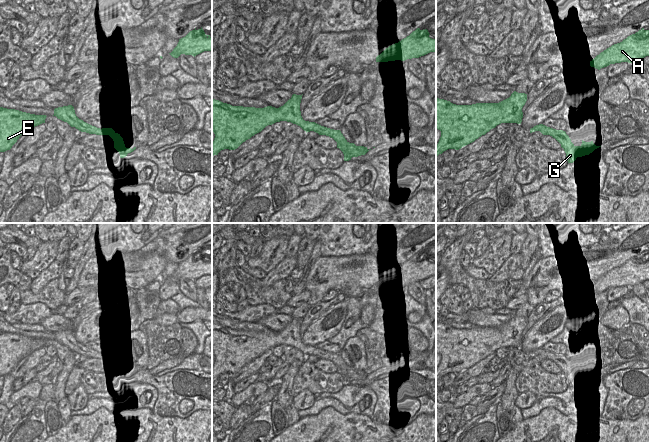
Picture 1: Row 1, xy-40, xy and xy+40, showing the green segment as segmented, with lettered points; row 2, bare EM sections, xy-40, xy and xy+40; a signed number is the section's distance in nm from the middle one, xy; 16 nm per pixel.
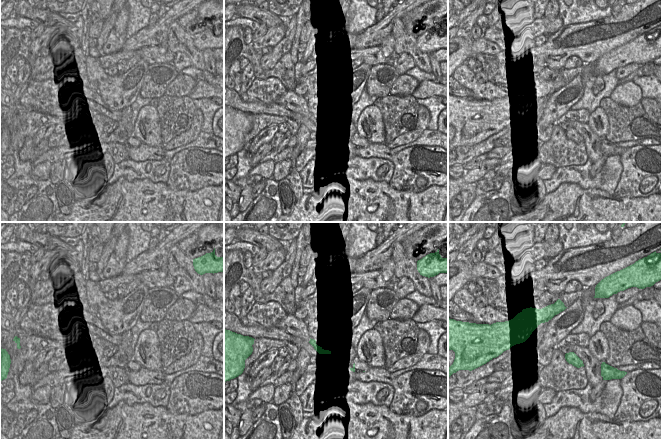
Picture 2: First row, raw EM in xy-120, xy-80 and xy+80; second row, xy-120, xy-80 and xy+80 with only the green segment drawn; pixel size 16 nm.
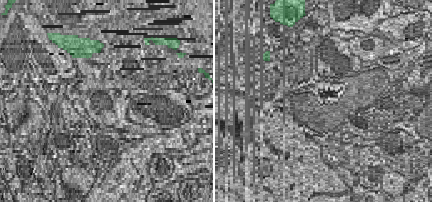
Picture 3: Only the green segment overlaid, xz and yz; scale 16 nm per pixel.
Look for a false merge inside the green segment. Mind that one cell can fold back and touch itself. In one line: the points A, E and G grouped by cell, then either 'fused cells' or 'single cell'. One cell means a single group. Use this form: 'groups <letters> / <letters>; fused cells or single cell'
groups A E / G; fused cells

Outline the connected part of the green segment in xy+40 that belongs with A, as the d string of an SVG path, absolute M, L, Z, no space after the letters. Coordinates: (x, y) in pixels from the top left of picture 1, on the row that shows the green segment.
M642 28L622 42L607 48L590 61L590 66L598 70L610 64L628 62L649 56L649 30Z

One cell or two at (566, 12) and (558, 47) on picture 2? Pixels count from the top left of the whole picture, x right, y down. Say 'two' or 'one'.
two

